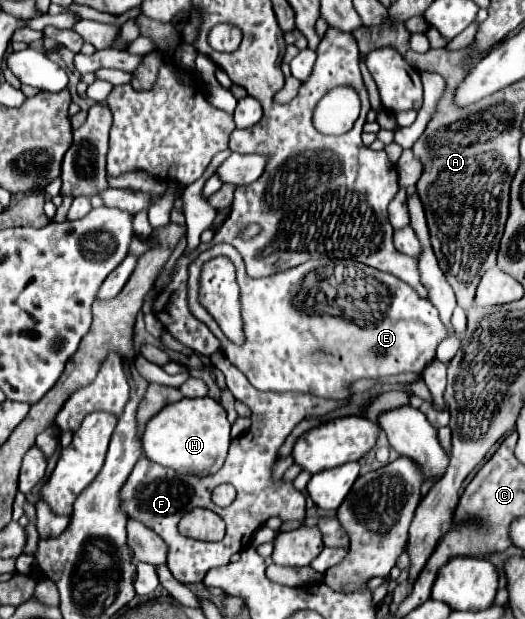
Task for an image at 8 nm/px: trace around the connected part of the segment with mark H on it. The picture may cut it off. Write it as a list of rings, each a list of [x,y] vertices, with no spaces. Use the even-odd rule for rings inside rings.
[[[183,398],[179,402],[167,404],[143,432],[143,452],[149,460],[173,468],[181,474],[207,476],[217,472],[227,456],[231,442],[231,424],[227,412],[213,398]]]

